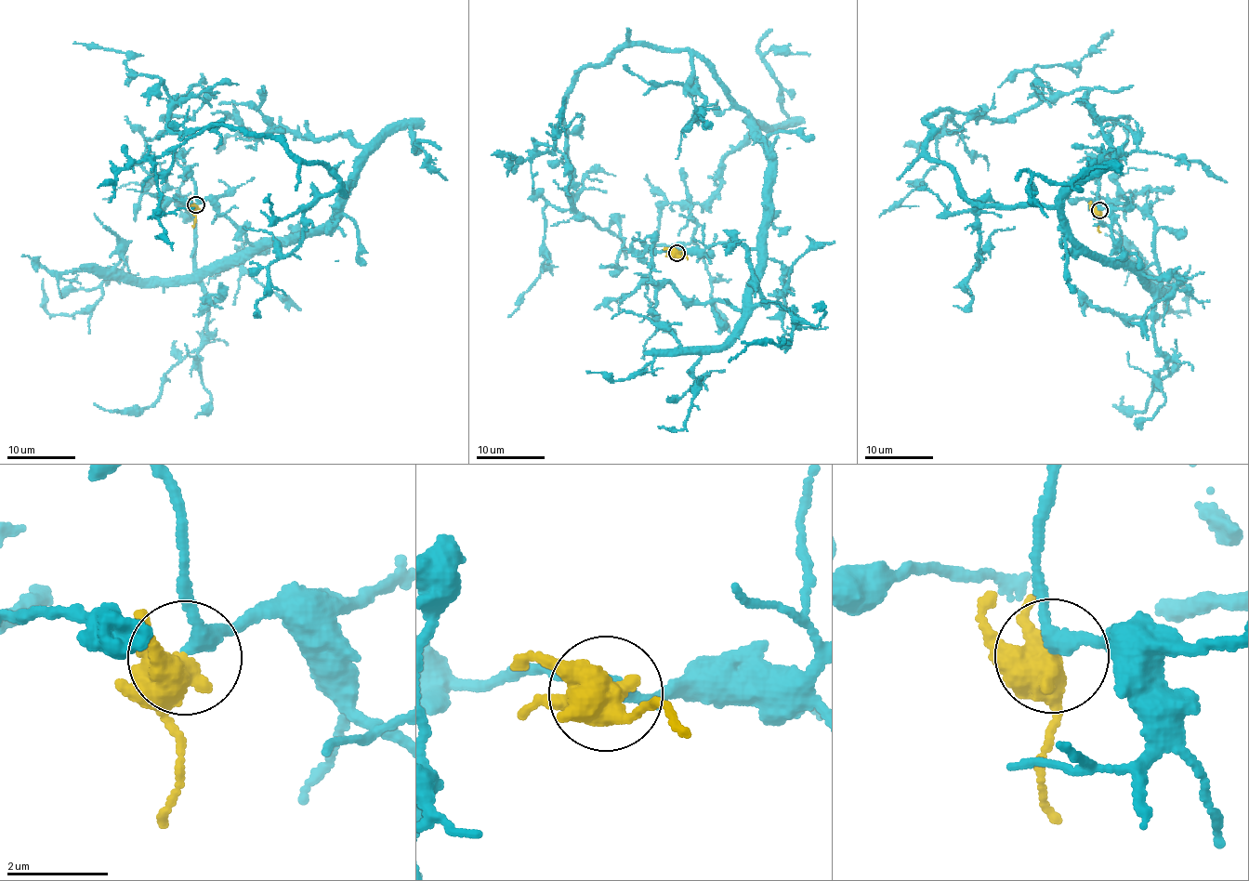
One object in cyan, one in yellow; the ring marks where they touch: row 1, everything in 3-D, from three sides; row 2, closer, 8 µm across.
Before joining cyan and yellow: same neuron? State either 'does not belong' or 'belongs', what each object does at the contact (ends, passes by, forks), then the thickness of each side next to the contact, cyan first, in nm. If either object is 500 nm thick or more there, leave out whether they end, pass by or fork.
belongs | cyan passes by | yellow forks | 260/440 nm

